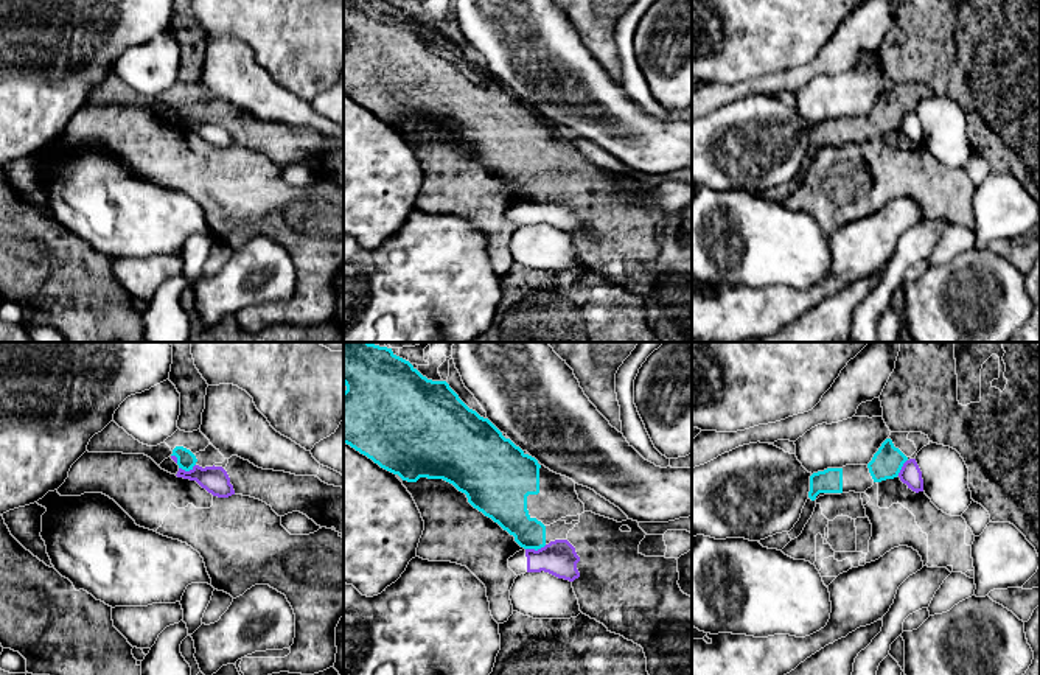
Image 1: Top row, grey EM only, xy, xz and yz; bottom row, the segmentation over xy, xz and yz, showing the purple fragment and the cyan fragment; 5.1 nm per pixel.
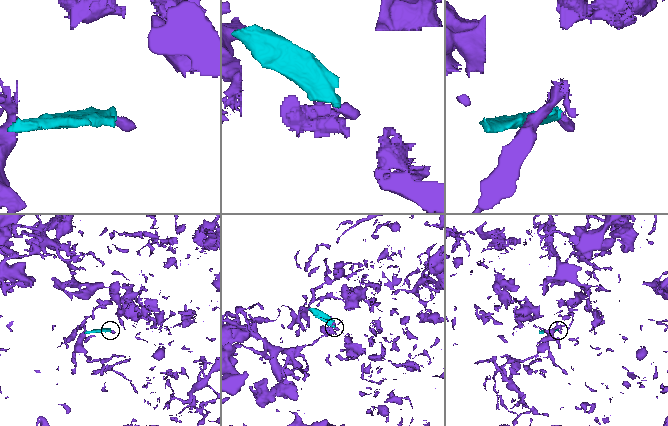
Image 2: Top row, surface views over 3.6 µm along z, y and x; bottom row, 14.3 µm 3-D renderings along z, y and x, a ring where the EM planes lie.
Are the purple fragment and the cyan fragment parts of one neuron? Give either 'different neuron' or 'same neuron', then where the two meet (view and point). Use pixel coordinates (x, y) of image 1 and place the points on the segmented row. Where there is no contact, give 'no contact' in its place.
different neuron; meets purple in xz at (533, 549)

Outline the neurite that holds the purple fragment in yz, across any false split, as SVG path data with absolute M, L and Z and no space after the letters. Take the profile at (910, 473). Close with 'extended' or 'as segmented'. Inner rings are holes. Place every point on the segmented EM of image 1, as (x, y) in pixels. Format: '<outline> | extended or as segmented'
M909 459L903 463L899 477L903 484L908 485L913 491L923 491L923 479L922 471L916 462L916 459Z | as segmented

